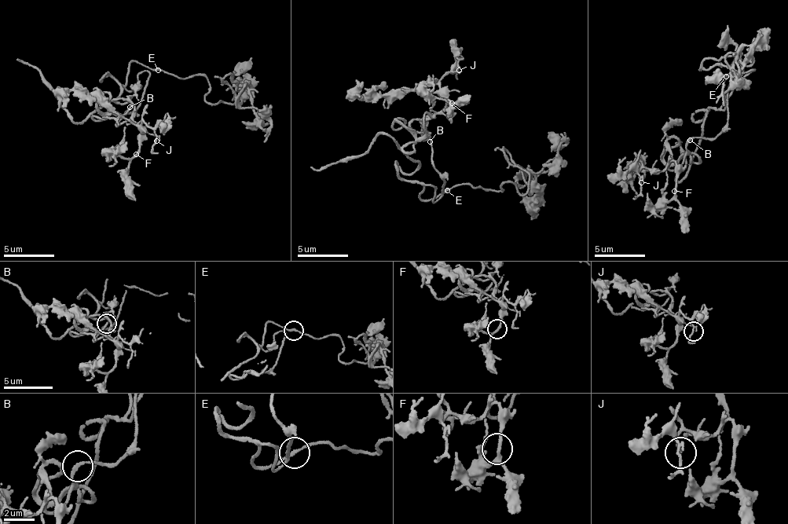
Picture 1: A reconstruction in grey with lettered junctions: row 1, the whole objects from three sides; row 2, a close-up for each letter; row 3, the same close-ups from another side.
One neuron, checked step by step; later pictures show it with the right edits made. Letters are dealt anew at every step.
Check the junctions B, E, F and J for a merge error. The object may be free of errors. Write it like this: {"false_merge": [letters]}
{"false_merge": []}

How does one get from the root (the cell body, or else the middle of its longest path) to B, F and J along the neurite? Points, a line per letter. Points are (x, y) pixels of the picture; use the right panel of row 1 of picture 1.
B: (727, 109), (724, 127), (710, 140), (694, 137), (690, 140)
F: (727, 109), (720, 131), (710, 140), (694, 137), (683, 160), (672, 170), (668, 163), (676, 163), (674, 191)
J: (727, 109), (724, 127), (710, 140), (694, 137), (672, 170), (670, 161), (662, 170), (644, 166), (641, 182)

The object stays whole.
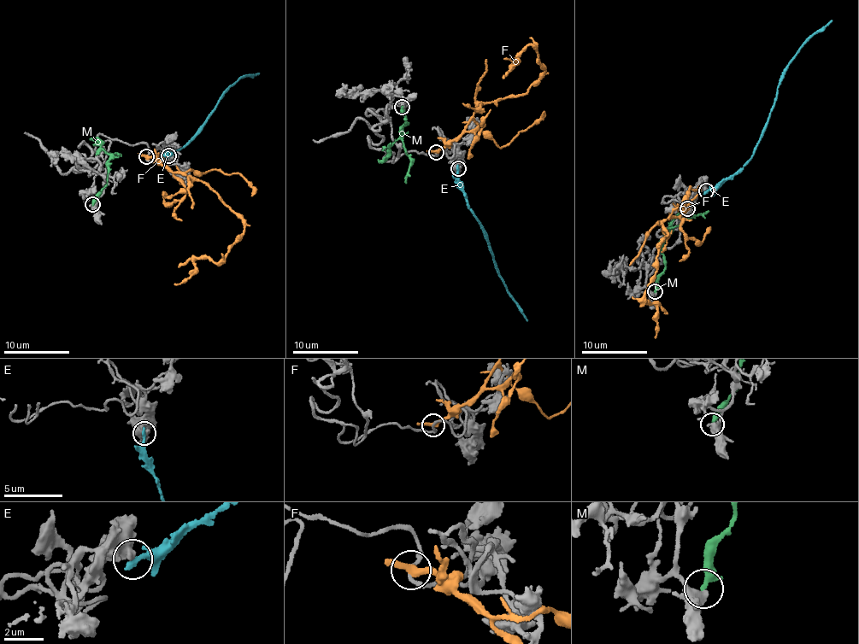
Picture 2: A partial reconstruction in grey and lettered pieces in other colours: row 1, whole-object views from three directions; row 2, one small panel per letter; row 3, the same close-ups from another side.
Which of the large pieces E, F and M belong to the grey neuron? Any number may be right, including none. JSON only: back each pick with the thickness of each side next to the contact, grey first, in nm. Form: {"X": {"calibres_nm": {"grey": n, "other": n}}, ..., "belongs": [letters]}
{"belongs": []}

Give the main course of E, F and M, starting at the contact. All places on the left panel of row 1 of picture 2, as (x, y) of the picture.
E: (167, 155), (182, 146), (203, 124), (225, 90), (238, 80), (258, 73)
F: (146, 156), (204, 181), (243, 219), (242, 237), (228, 253), (216, 262), (195, 260), (195, 272), (174, 284)
M: (92, 204), (96, 195), (107, 182), (109, 156), (117, 155), (109, 153)

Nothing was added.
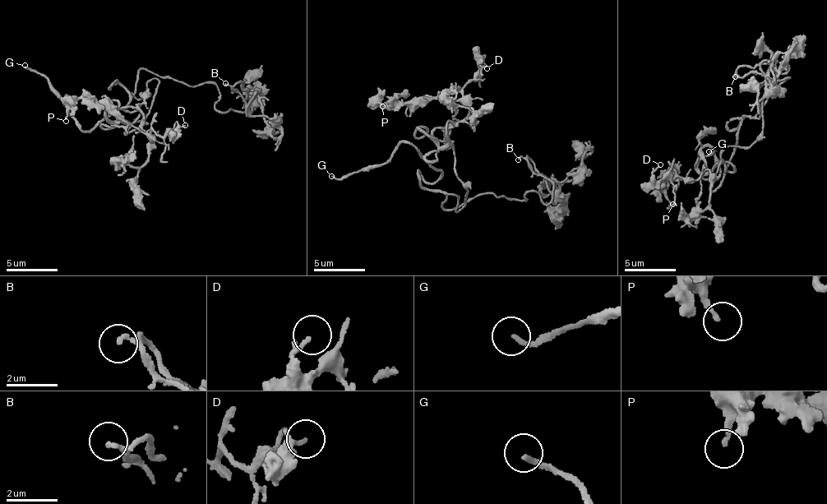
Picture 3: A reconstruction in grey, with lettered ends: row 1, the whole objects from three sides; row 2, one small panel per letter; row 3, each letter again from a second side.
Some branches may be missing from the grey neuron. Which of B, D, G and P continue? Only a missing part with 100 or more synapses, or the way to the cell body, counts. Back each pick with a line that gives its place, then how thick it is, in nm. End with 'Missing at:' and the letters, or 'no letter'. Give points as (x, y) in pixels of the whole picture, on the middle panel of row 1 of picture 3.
G: Place: (331, 176). Thickness 200 nm
Missing at: G

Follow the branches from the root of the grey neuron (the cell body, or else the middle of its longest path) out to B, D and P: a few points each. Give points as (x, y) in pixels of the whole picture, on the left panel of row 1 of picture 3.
B: (152, 106), (157, 83), (169, 77), (185, 84), (214, 84), (215, 108), (243, 113), (244, 102), (225, 83)
D: (152, 106), (127, 134), (144, 131), (150, 140), (154, 130), (162, 136), (175, 135), (185, 125)
P: (152, 106), (125, 131), (144, 131), (150, 140), (145, 131), (123, 125), (92, 102), (76, 104), (66, 121)

